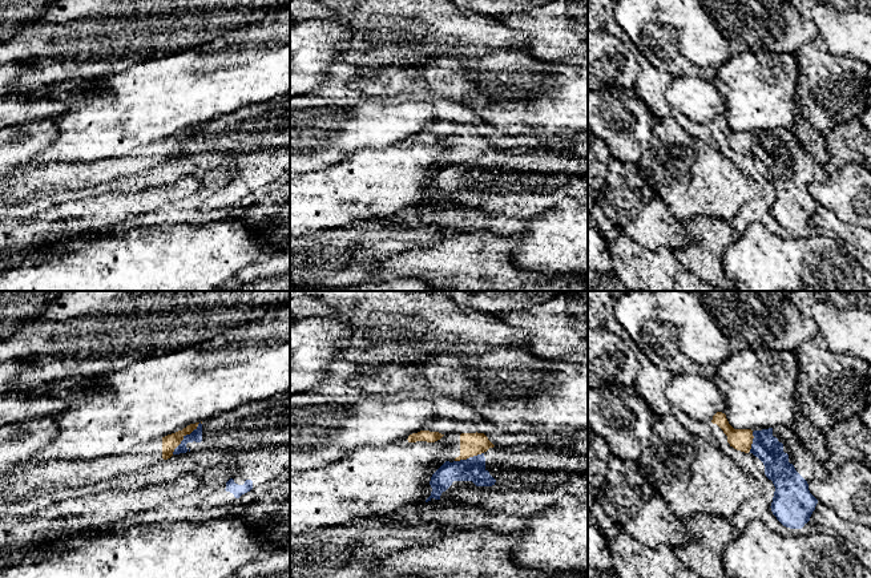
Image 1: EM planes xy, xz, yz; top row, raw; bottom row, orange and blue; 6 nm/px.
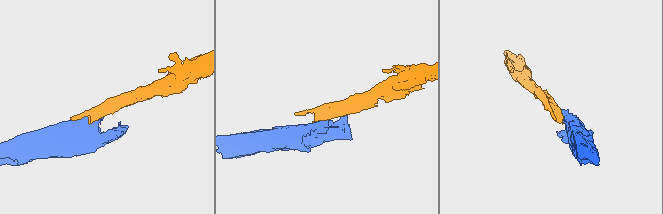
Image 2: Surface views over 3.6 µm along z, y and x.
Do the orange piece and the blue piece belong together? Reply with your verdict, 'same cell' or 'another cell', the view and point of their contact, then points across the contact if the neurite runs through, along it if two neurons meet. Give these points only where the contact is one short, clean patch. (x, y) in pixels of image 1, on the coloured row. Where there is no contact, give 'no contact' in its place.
another cell | xy (182, 437) | along xy (201, 423), (184, 437), (172, 453)

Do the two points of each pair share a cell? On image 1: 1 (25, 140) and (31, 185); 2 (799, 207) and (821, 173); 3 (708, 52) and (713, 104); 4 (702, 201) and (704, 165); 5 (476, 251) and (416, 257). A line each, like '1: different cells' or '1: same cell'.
1: different cells
2: same cell
3: different cells
4: same cell
5: same cell

